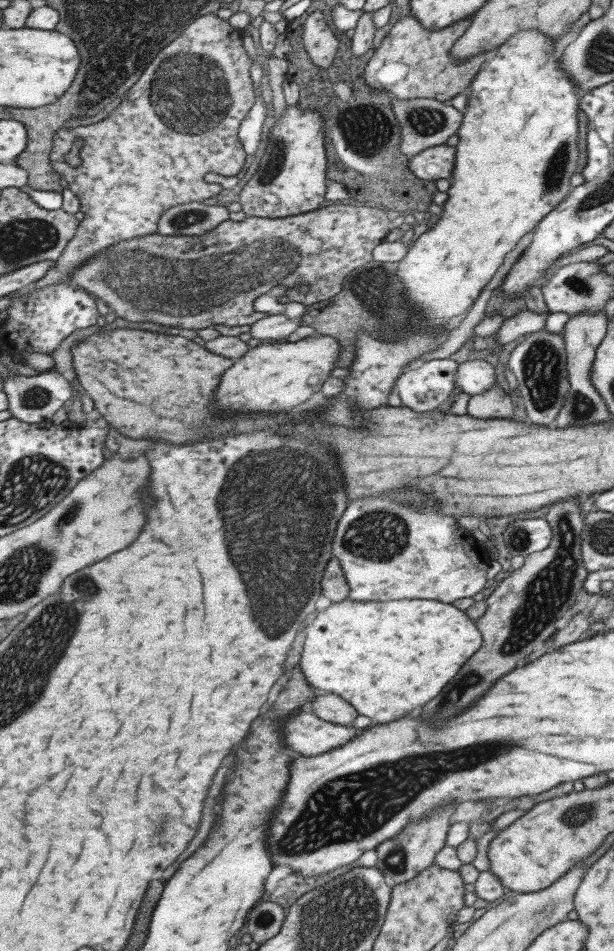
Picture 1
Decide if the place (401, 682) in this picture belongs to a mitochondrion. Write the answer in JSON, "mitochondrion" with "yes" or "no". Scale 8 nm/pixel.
{"mitochondrion":"no"}

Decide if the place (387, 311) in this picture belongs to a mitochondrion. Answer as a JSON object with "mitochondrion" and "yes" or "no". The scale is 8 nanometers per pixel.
{"mitochondrion":"yes"}

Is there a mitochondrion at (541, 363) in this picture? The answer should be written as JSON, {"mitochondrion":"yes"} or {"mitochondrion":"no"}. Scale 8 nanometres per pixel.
{"mitochondrion":"yes"}

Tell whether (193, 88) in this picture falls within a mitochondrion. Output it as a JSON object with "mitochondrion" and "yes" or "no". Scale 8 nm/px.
{"mitochondrion":"yes"}

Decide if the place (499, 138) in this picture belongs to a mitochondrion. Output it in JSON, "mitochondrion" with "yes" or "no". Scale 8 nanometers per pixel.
{"mitochondrion":"no"}

